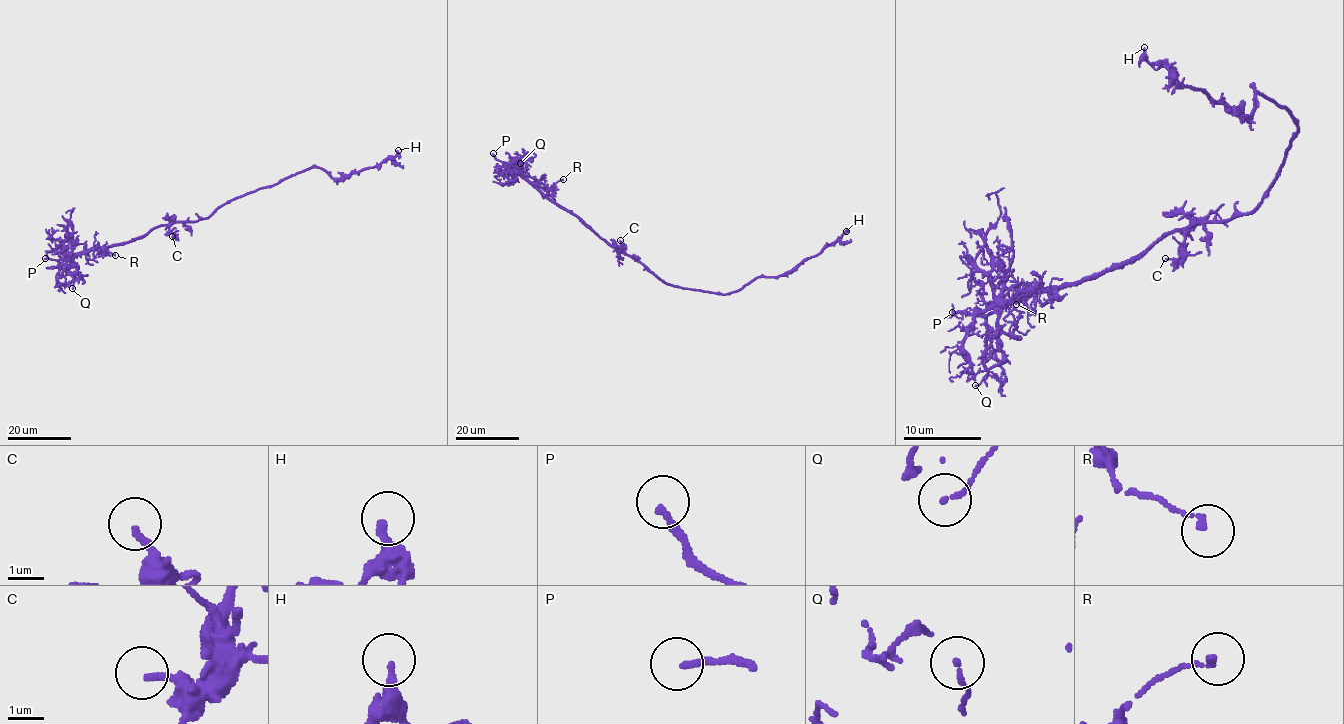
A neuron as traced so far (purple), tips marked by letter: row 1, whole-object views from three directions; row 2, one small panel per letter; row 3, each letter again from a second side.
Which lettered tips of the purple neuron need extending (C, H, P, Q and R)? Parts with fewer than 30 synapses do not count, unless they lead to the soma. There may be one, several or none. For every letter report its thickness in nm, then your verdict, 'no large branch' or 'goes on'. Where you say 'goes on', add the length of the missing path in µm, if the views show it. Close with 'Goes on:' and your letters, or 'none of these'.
C: 180 nm | no large branch
H: 280 nm | no large branch
P: 200 nm | goes on | 70 µm
Q: 130 nm | no large branch
R: 130 nm | no large branch
Goes on: P

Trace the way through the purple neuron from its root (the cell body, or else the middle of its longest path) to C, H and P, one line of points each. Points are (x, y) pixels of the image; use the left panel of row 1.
C: (209, 216), (194, 221), (175, 221), (169, 226), (172, 236)
H: (209, 216), (232, 200), (271, 187), (309, 168), (319, 167), (333, 178), (347, 178), (394, 157), (398, 150)
P: (209, 216), (194, 221), (160, 224), (128, 242), (85, 250), (65, 259), (45, 258)

